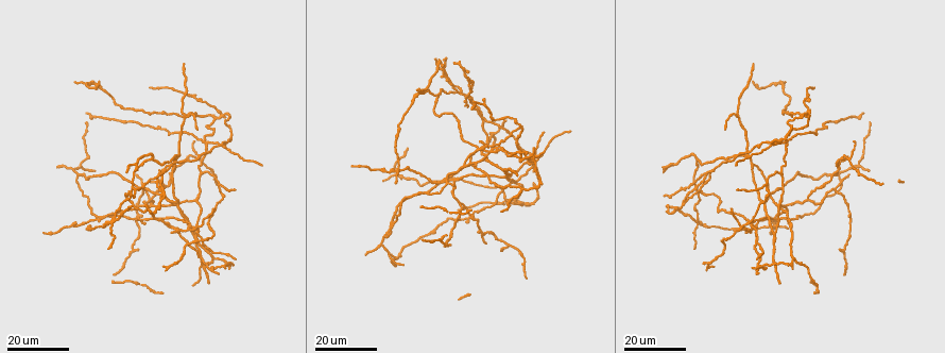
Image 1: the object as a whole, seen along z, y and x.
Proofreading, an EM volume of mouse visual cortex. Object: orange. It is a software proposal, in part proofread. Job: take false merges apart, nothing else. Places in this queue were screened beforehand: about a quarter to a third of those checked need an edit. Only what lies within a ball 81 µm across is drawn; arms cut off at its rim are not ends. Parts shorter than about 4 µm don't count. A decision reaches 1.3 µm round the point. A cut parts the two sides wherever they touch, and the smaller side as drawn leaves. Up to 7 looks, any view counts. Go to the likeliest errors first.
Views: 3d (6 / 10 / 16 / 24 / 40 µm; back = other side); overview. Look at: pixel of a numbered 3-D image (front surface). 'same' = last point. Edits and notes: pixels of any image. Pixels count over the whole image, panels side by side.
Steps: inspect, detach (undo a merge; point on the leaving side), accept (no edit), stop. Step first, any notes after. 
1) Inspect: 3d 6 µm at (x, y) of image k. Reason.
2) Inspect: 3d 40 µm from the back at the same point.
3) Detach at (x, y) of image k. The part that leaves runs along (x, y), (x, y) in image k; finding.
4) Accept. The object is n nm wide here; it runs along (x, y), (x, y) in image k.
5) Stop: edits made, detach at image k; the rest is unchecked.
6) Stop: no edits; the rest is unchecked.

Inspect: 3d 16 µm at (172, 225) of image 1.

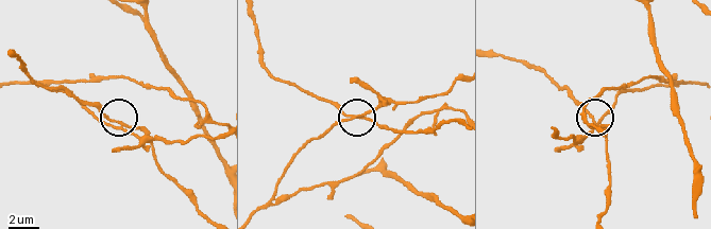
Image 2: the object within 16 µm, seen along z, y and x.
Inspect: 3d 6 µm at (597, 123) of image 2. Closer look.

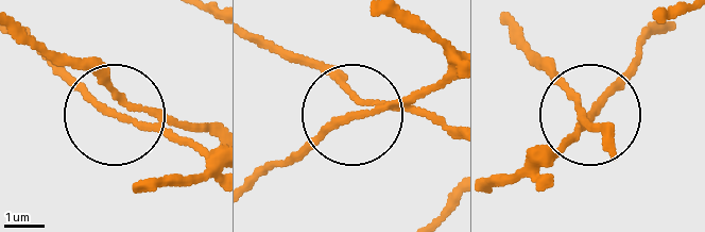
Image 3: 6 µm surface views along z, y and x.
Inspect: 3d 6 µm from the back at (120, 115) of image 3. Other side.

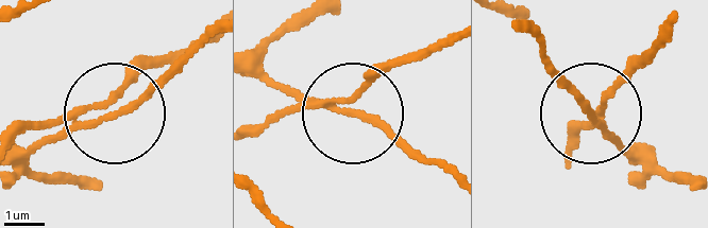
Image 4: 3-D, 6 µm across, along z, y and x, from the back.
Accept. The object is 150 nm wide here; it runs along (669, 32), (584, 120) in image 4; one neuron here.

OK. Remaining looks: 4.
Inspect: 3d 16 µm at (203, 143) of image 1. Arms part here.

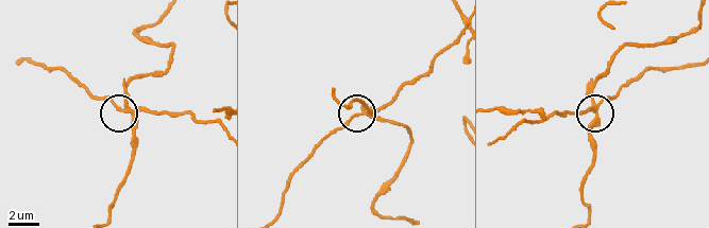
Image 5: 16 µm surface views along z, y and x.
Inspect: 3d 6 µm at (119, 107) of image 5.

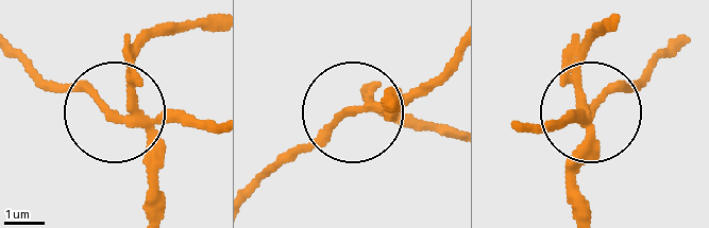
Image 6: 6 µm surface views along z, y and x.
Detach at (91, 90) of image 6. 3 arms meet here; a second neuron is stuck on.

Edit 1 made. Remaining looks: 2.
Inspect: 3d 16 µm at (851, 158) of image 1. Arms part here.

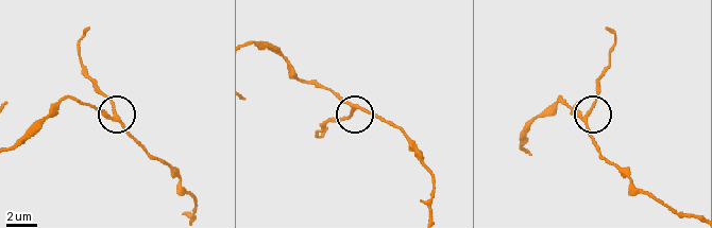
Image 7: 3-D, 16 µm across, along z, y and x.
Inspect: 3d 6 µm at (352, 108) of image 7.

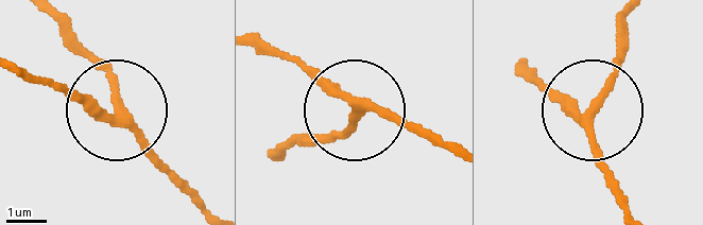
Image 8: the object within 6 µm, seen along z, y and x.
Accept. The side arm is 7 µm long; it runs along (523, 67), (584, 107), (611, 76), (621, 39) in image 8; all the same neuron.

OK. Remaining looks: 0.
Stop: edits made, detach at image 6; the rest is unchecked.

